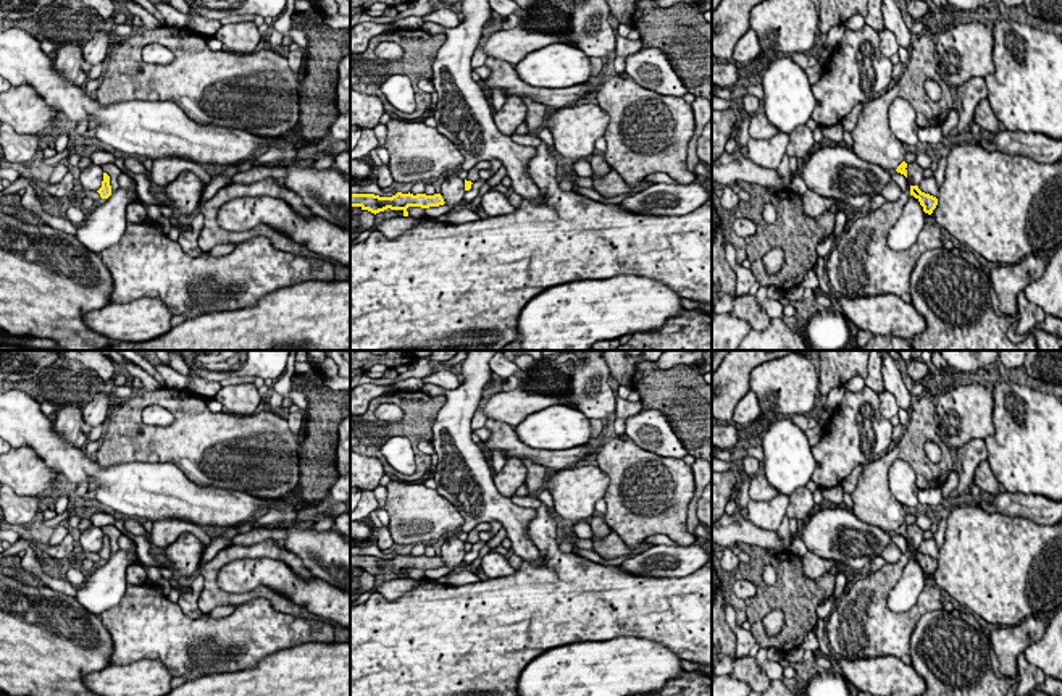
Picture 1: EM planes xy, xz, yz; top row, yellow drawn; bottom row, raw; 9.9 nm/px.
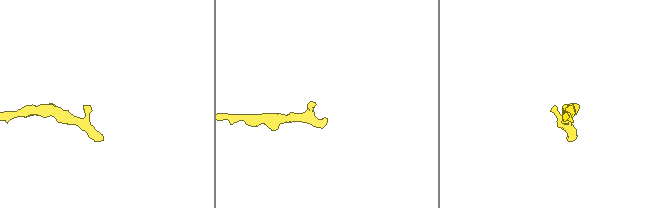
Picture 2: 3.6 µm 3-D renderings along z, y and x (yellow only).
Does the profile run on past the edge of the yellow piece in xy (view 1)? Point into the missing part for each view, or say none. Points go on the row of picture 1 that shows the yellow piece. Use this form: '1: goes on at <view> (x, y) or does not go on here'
1: does not go on here

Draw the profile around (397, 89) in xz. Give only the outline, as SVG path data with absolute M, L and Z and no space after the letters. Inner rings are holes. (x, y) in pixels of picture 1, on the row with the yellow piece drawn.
M403 74L391 76L383 86L381 92L387 102L402 113L413 113L416 110L415 90L412 81Z

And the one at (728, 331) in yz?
M731 313L715 315L712 318L712 350L738 350L751 329L749 321Z

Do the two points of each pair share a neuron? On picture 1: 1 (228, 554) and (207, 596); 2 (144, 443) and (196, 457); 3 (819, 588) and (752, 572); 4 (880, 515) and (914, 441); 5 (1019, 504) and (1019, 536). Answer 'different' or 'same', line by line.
1: same
2: same
3: same
4: same
5: different

